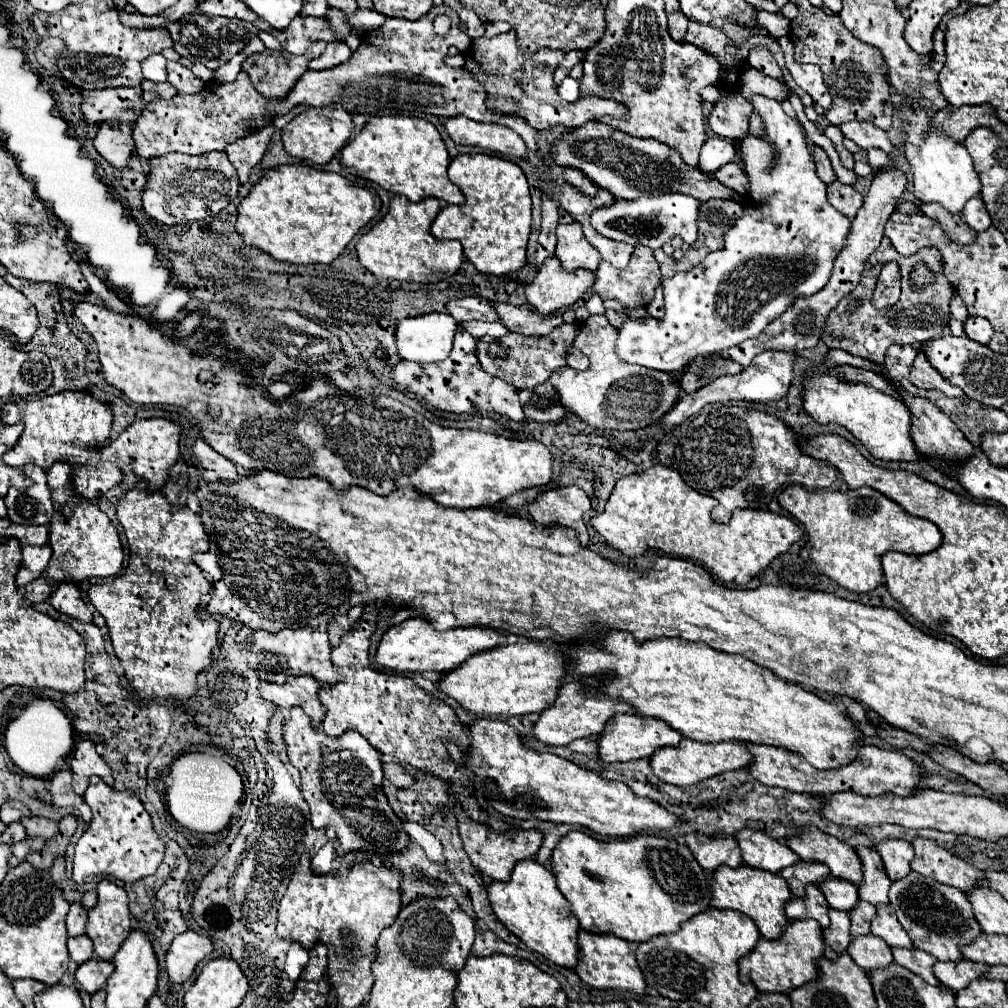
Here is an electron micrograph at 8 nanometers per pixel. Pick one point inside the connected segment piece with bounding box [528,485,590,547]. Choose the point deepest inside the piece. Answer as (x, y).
(557, 505)

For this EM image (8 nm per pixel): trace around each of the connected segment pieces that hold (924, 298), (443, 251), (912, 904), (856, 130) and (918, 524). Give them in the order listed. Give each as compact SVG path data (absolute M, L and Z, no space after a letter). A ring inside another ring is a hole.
M884 237L880 247L876 249L876 253L872 253L868 257L866 269L862 273L858 287L846 299L842 299L838 303L838 307L832 309L832 313L828 315L828 329L824 331L822 341L832 349L844 349L844 351L850 351L852 355L860 355L860 357L872 359L876 363L884 363L884 355L890 345L920 345L924 341L948 335L950 327L948 327L946 319L950 315L950 299L952 297L954 297L954 289L952 289L950 281L944 277L944 261L938 253L914 253L910 257L904 257L904 255L892 251L890 239ZM888 261L898 261L898 265L902 267L902 295L894 307L874 309L870 303L872 291L874 291L874 285L876 285L882 265ZM920 261L928 263L934 269L936 283L928 285L926 289L916 291L910 285L908 277L910 277L912 267ZM852 305L856 305L856 309L850 313Z
M404 195L392 197L390 211L386 213L386 217L380 223L376 223L368 233L364 233L356 243L356 253L360 263L378 279L436 283L452 277L460 269L464 261L464 253L460 241L452 241L452 239L438 241L430 233L430 225L438 213L440 213L438 199L430 197L412 203Z
M914 871L908 877L892 883L890 905L896 909L896 917L908 931L914 945L934 955L938 961L962 961L964 957L960 953L960 947L974 943L974 939L982 935L982 927L976 921L972 903L964 891L942 885Z
M852 121L852 123L842 123L840 125L844 137L852 139L860 149L882 149L888 157L892 157L894 153L894 147L888 139L888 135L876 127L872 127L870 123L866 121Z
M788 485L778 495L778 503L806 529L808 541L800 557L812 563L822 575L854 593L868 593L882 583L880 557L886 551L924 555L942 543L942 535L934 523L908 515L900 505L872 487L842 493L808 491L800 485Z

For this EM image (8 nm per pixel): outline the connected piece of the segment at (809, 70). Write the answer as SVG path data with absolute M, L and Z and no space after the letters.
M780 37L780 47L784 49L784 55L786 55L786 67L788 71L792 73L794 81L806 91L810 93L810 97L814 99L814 103L822 105L826 111L830 109L830 91L829 87L826 87L824 83L824 77L822 77L822 71L818 65L812 65L812 63L800 63L794 59L794 43L790 37Z

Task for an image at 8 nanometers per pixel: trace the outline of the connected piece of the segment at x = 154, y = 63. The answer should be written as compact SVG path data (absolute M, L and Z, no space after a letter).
M152 55L144 61L142 65L142 73L144 73L144 79L150 79L150 81L166 81L168 73L166 73L166 59L162 55Z

